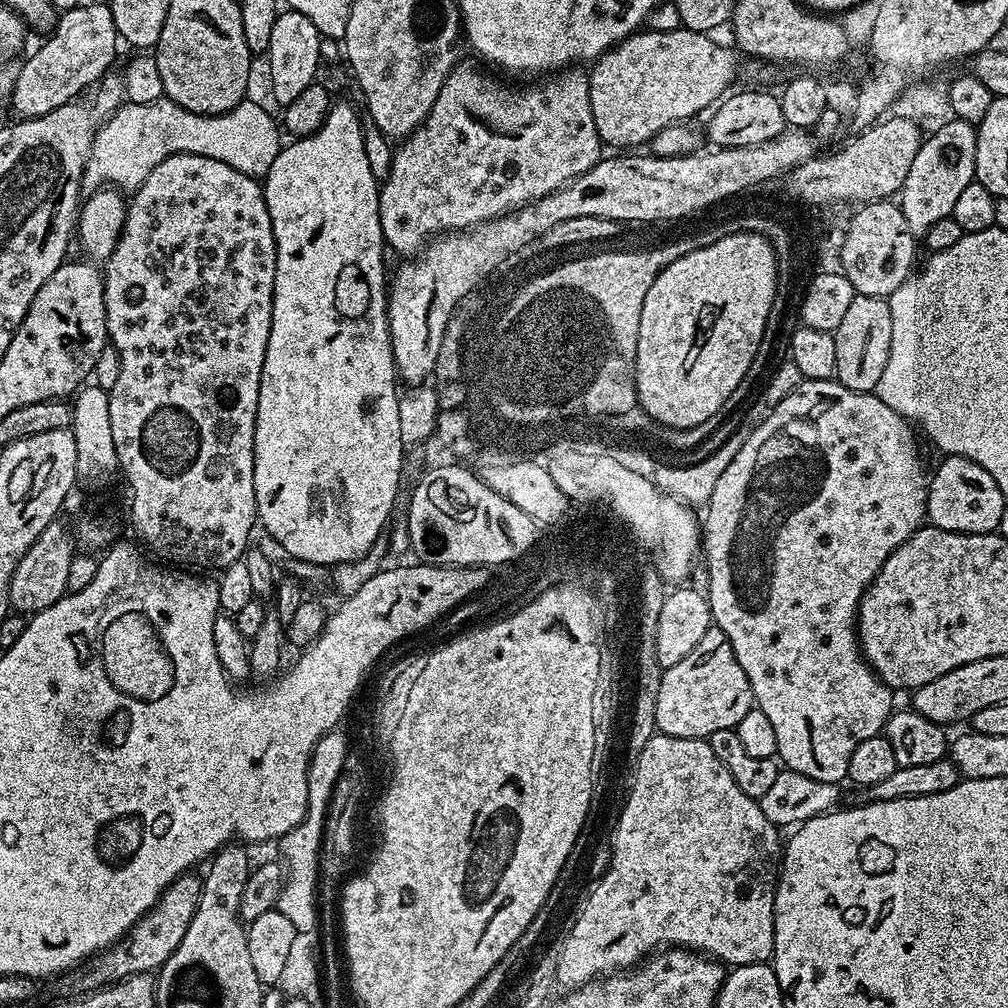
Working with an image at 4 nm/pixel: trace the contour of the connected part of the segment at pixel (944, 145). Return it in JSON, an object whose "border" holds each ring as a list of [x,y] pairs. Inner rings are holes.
{"border":[[[955,118],[939,130],[929,133],[914,156],[906,182],[898,193],[898,203],[912,236],[922,238],[934,223],[952,214],[959,195],[976,177],[977,127]]]}

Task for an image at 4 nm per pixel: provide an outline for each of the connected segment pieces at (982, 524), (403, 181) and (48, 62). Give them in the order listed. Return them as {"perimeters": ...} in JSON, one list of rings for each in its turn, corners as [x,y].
{"perimeters":[[[[961,456],[943,457],[944,461],[936,468],[936,473],[931,473],[928,480],[928,511],[926,520],[931,527],[941,528],[947,532],[961,532],[962,534],[986,534],[987,532],[996,532],[1000,527],[1000,519],[1006,510],[1006,494],[998,486],[998,482],[994,482],[994,478],[990,478],[990,474],[986,474],[986,470],[982,470],[982,466],[978,466],[974,462],[970,462]]],[[[461,63],[452,69],[452,73],[442,82],[442,90],[438,90],[438,98],[434,98],[434,106],[430,106],[430,114],[416,127],[415,132],[399,145],[400,148],[392,156],[392,165],[388,168],[388,177],[383,177],[380,184],[380,225],[384,235],[384,243],[389,249],[401,252],[401,257],[408,258],[420,251],[428,243],[433,234],[443,234],[457,230],[475,228],[488,220],[496,220],[509,212],[517,212],[525,208],[533,200],[541,200],[546,194],[557,192],[574,178],[586,174],[586,170],[594,167],[602,158],[602,141],[598,134],[598,126],[594,126],[594,110],[590,110],[589,73],[583,67],[569,66],[555,74],[549,75],[541,84],[533,88],[511,88],[484,72],[479,72],[470,65]]],[[[78,2],[72,8],[59,13],[55,28],[47,33],[44,45],[15,73],[12,81],[10,105],[17,117],[32,120],[35,116],[50,114],[58,106],[68,104],[81,95],[83,88],[91,89],[109,73],[116,60],[118,37],[114,26],[114,14],[107,3],[84,4]]]]}

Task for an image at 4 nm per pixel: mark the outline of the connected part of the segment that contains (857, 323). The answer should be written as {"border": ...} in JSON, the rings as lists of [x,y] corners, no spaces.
{"border":[[[856,295],[834,333],[838,346],[835,379],[855,392],[875,393],[878,378],[882,378],[882,370],[886,370],[886,358],[890,358],[891,333],[892,319],[887,299],[882,296]]]}

